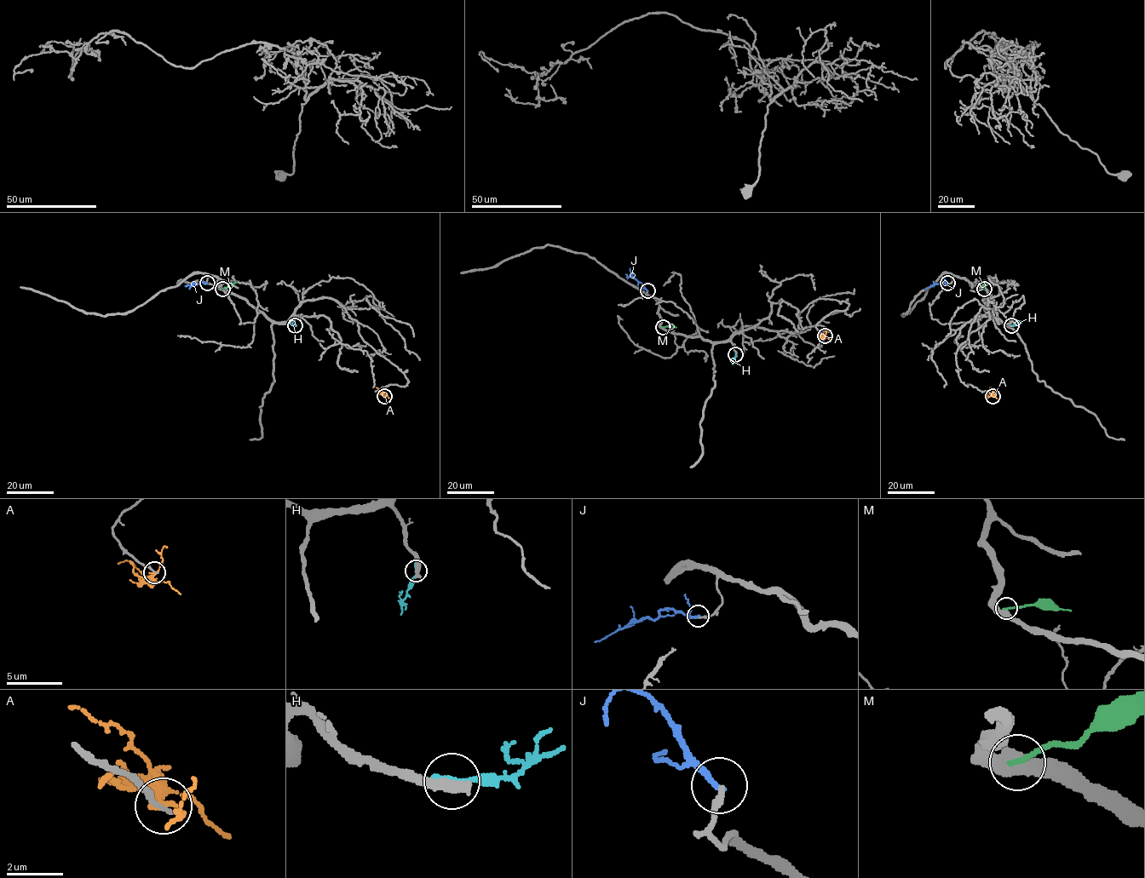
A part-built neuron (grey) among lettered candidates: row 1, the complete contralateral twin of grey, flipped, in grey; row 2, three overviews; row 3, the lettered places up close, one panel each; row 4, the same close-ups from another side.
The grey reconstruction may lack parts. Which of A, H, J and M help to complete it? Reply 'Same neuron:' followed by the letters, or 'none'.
Same neuron: none

